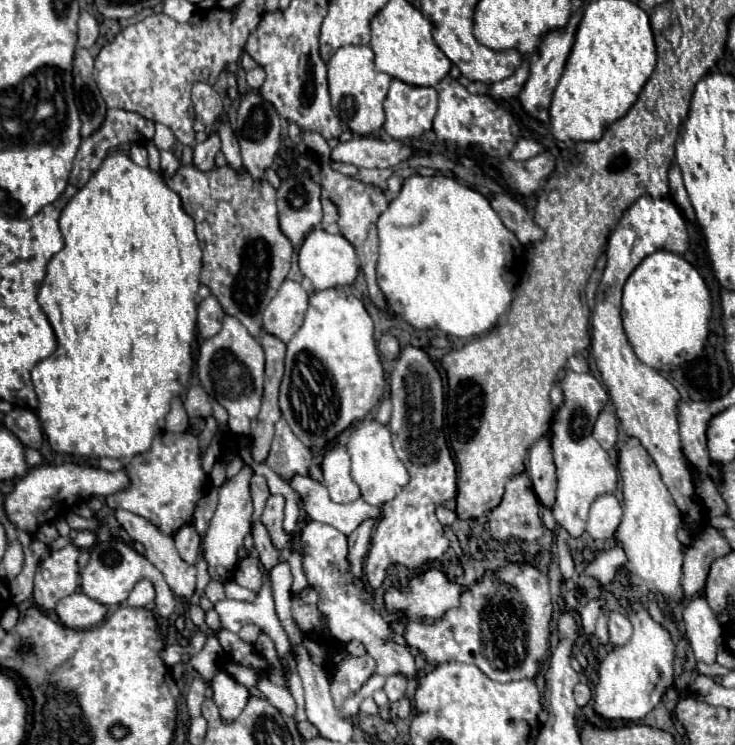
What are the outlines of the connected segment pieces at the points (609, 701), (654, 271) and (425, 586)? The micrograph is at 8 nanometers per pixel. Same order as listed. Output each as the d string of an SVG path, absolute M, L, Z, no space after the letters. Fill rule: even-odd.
M633 603L629 621L633 623L633 635L629 643L611 649L599 665L599 681L595 685L593 709L599 717L609 721L641 721L656 707L673 683L675 647L667 629L655 623L639 603Z
M655 251L629 275L623 287L623 327L641 363L657 371L675 371L701 355L709 335L712 298L697 267L682 255Z
M431 567L431 569L425 569L421 573L413 573L409 579L407 579L407 587L399 589L399 587L389 587L385 591L385 609L389 613L405 613L409 619L441 619L449 609L455 609L459 607L459 599L461 599L461 593L463 593L463 585L451 581L441 569L437 567Z

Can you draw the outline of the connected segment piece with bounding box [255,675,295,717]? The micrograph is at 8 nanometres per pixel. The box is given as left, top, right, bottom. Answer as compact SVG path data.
M261 675L259 681L257 681L257 685L255 685L255 689L257 689L271 705L275 705L281 713L285 713L285 715L289 715L289 717L295 715L295 701L293 701L293 697L291 697L291 693L289 693L287 687L279 687L279 685L271 683L271 679L269 679L267 675Z

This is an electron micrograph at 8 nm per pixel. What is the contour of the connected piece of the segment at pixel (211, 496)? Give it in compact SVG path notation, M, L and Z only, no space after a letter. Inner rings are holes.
M211 489L207 495L203 495L203 499L197 503L197 509L195 509L195 515L193 515L193 527L197 529L197 533L203 537L205 535L205 529L217 509L217 503L219 503L219 489Z

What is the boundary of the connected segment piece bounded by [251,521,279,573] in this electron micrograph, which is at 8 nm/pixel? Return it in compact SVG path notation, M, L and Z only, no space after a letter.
M261 521L253 525L251 535L253 535L253 541L255 541L255 549L257 549L257 553L259 553L259 561L263 563L265 571L269 573L269 571L279 563L279 551L277 551L277 549L273 547L273 543L269 541L269 535L267 535L265 527L261 525Z

